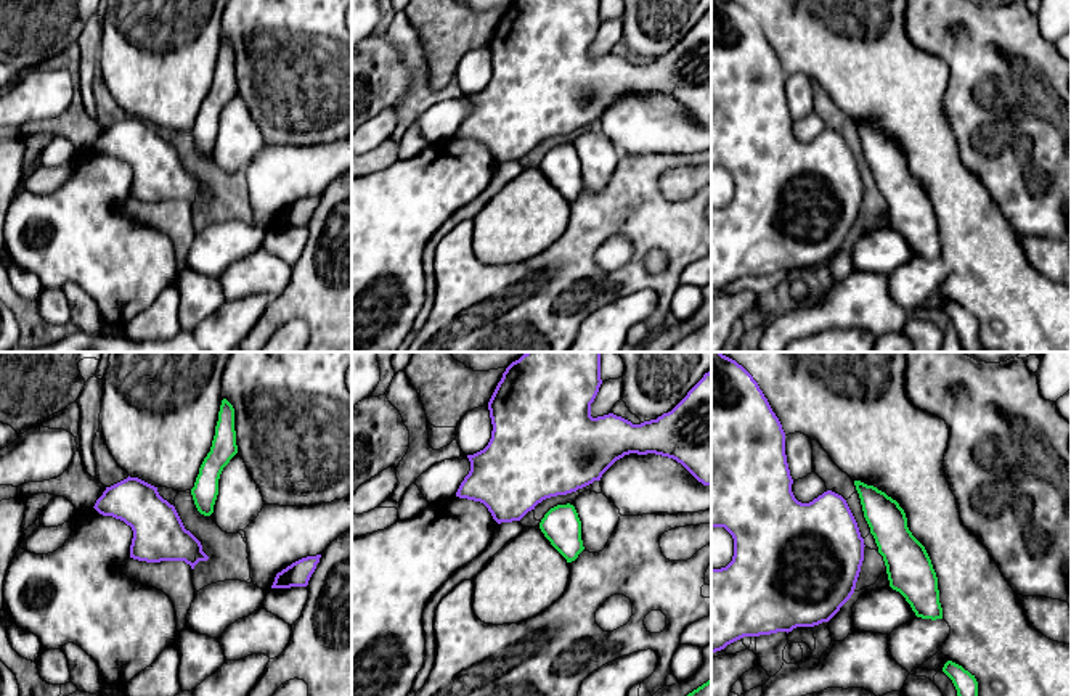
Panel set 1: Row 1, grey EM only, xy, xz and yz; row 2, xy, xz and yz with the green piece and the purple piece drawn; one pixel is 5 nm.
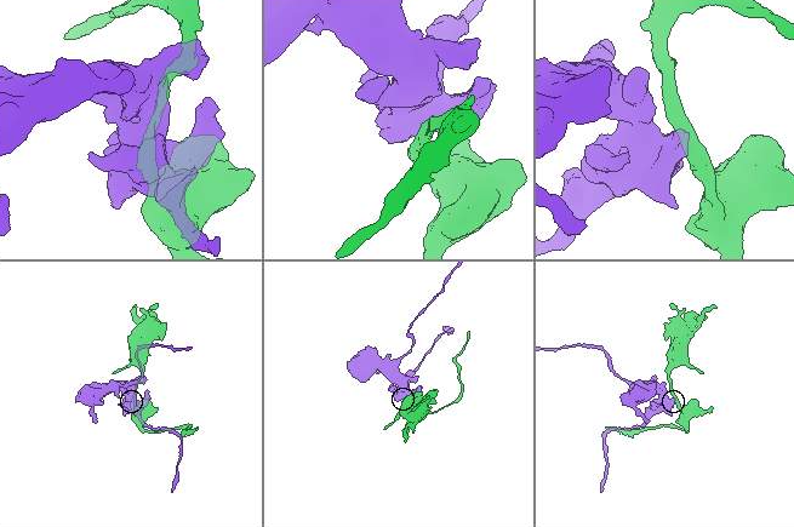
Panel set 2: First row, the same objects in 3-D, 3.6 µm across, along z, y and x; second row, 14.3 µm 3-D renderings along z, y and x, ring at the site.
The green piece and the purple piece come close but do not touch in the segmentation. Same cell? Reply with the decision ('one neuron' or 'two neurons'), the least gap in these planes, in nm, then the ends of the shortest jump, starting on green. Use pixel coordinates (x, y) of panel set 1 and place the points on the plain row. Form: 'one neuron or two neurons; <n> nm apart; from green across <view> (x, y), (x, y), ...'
one neuron; 50 nm apart; from green across xz (567, 143), (566, 134)

